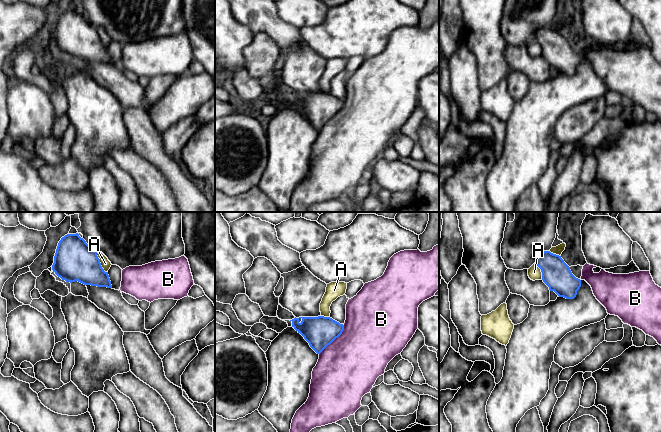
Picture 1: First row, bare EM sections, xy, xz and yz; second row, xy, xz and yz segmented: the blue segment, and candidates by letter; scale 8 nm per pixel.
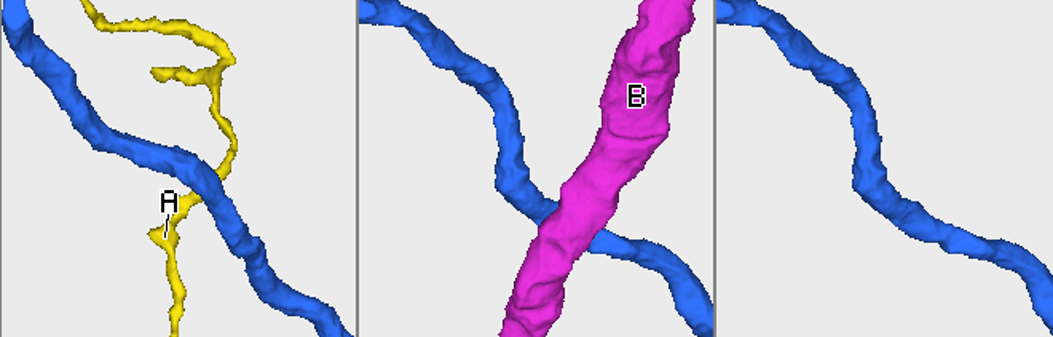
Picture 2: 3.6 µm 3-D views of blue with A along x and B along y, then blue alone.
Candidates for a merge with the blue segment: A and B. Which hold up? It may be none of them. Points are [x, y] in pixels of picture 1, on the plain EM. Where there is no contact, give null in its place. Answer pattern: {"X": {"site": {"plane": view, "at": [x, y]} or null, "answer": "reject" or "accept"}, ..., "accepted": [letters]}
{"A": {"site": {"plane": "xy", "at": [100, 39]}, "answer": "reject"}, "B": {"site": {"plane": "xz", "at": [334, 115]}, "answer": "reject"}, "accepted": []}

